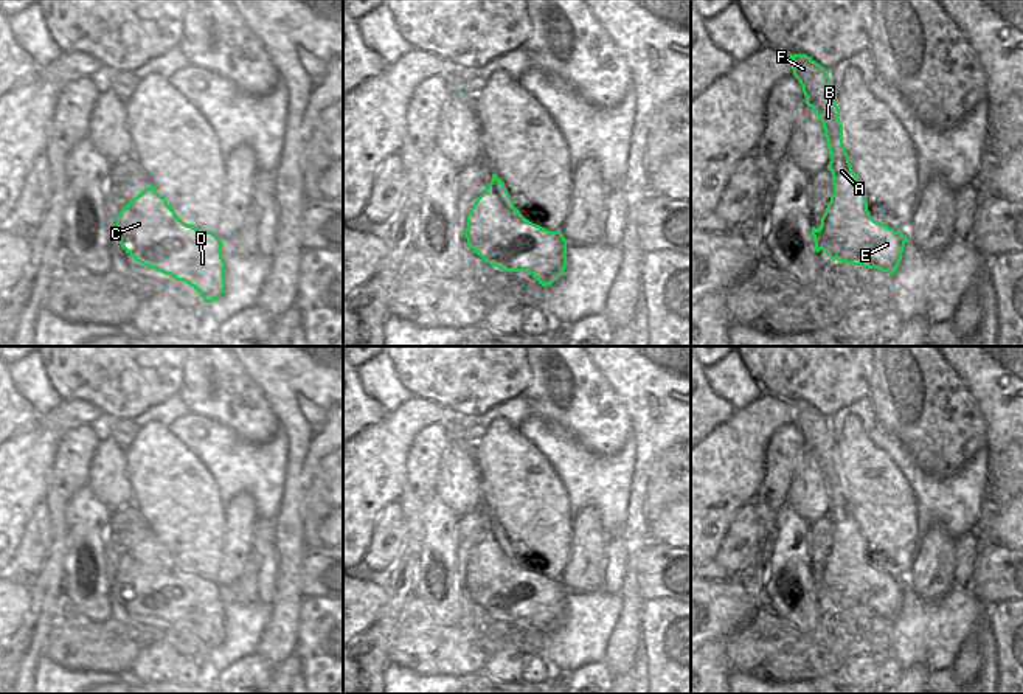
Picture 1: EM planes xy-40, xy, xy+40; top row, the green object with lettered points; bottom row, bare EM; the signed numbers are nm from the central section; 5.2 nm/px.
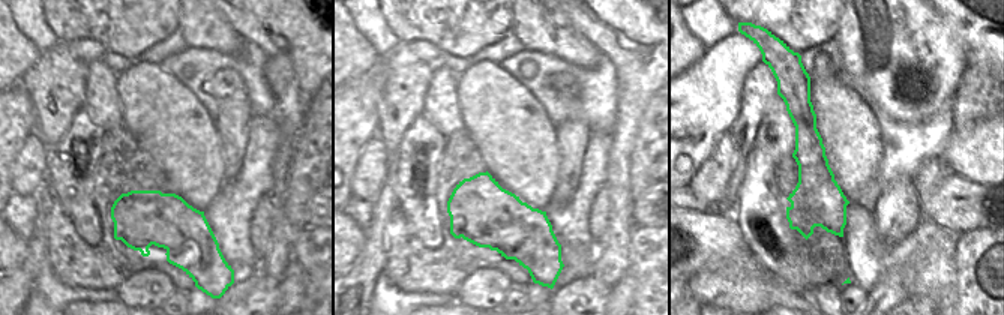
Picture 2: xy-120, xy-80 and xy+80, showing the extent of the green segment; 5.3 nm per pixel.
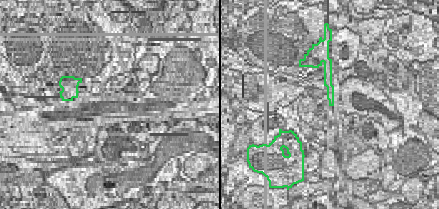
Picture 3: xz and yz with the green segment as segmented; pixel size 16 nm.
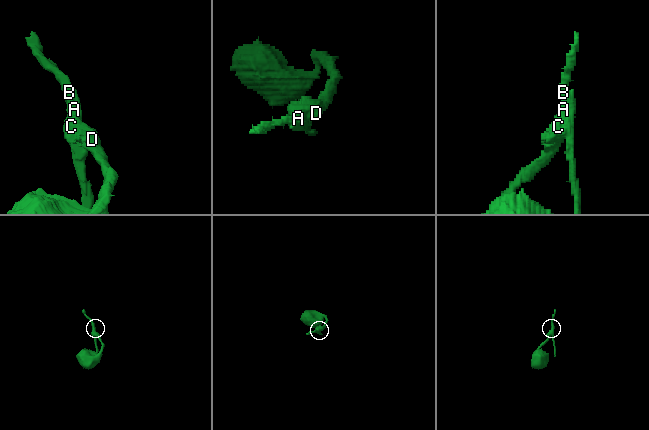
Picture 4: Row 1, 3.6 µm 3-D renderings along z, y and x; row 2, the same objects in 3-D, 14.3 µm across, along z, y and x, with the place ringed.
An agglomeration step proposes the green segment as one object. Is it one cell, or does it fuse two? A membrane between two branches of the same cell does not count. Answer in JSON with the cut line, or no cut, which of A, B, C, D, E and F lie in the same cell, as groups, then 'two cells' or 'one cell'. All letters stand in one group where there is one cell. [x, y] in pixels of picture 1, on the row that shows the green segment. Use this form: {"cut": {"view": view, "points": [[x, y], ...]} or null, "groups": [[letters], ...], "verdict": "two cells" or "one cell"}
{"cut": {"view": "xy+40", "points": [[834, 193], [854, 205], [854, 222], [846, 236], [823, 241]]}, "groups": [["A", "B", "F"], ["C", "D", "E"]], "verdict": "two cells"}

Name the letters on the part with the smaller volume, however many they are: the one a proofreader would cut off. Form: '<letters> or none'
A, B, F

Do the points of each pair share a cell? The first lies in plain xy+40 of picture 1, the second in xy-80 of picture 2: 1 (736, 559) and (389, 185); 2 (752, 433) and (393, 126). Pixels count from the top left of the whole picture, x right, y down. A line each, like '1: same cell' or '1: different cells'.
1: different cells
2: different cells

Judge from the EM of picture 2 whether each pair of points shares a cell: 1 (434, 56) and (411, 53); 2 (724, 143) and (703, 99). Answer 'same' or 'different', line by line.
1: same
2: different

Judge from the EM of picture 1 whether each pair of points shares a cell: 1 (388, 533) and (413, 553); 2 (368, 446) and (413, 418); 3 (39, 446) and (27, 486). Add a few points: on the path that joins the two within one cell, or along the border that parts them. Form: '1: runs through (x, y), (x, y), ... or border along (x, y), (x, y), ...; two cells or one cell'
1: border along (402, 510), (402, 548), (381, 575); two cells
2: runs through (379, 446), (402, 426); one cell
3: runs through (30, 455), (27, 458), (27, 477); one cell

